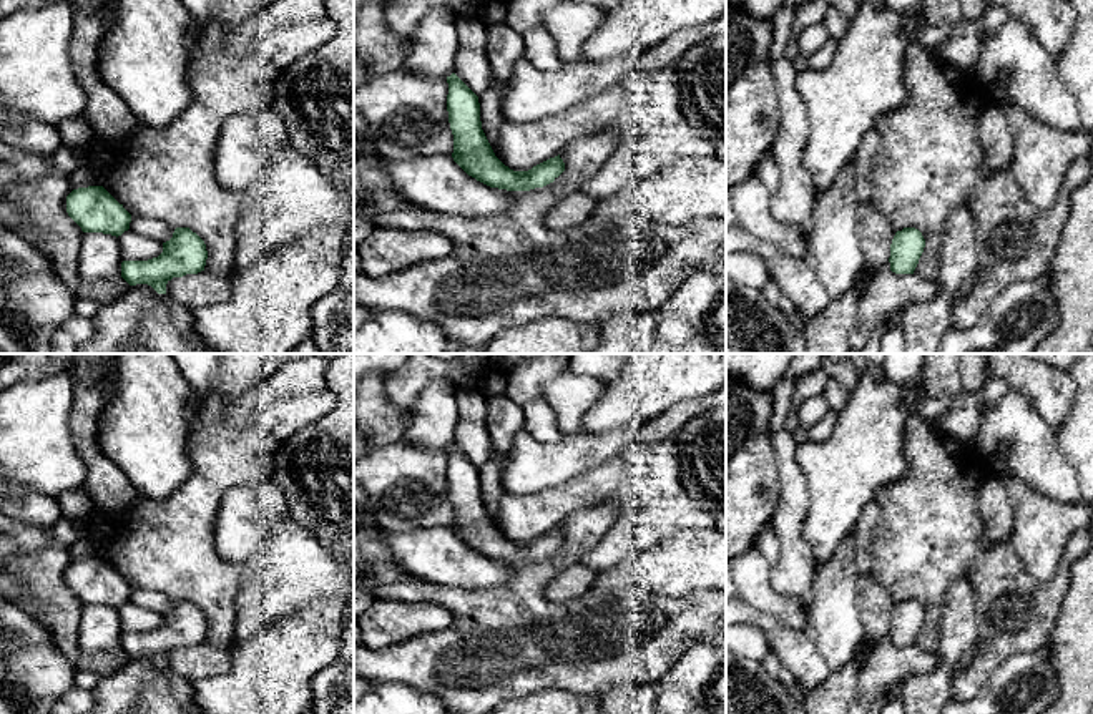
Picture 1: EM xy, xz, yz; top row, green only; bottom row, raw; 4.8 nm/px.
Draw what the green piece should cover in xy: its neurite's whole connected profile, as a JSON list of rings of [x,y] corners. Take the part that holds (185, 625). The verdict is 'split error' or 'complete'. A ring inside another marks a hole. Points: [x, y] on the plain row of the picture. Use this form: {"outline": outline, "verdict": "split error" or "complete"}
{"outline": [[[176,599],[173,609],[163,614],[163,624],[148,633],[123,633],[121,649],[130,656],[148,656],[159,666],[164,677],[188,714],[204,714],[194,699],[193,682],[166,669],[166,656],[173,649],[204,643],[208,623],[204,613],[189,599]]], "verdict": "split error"}

